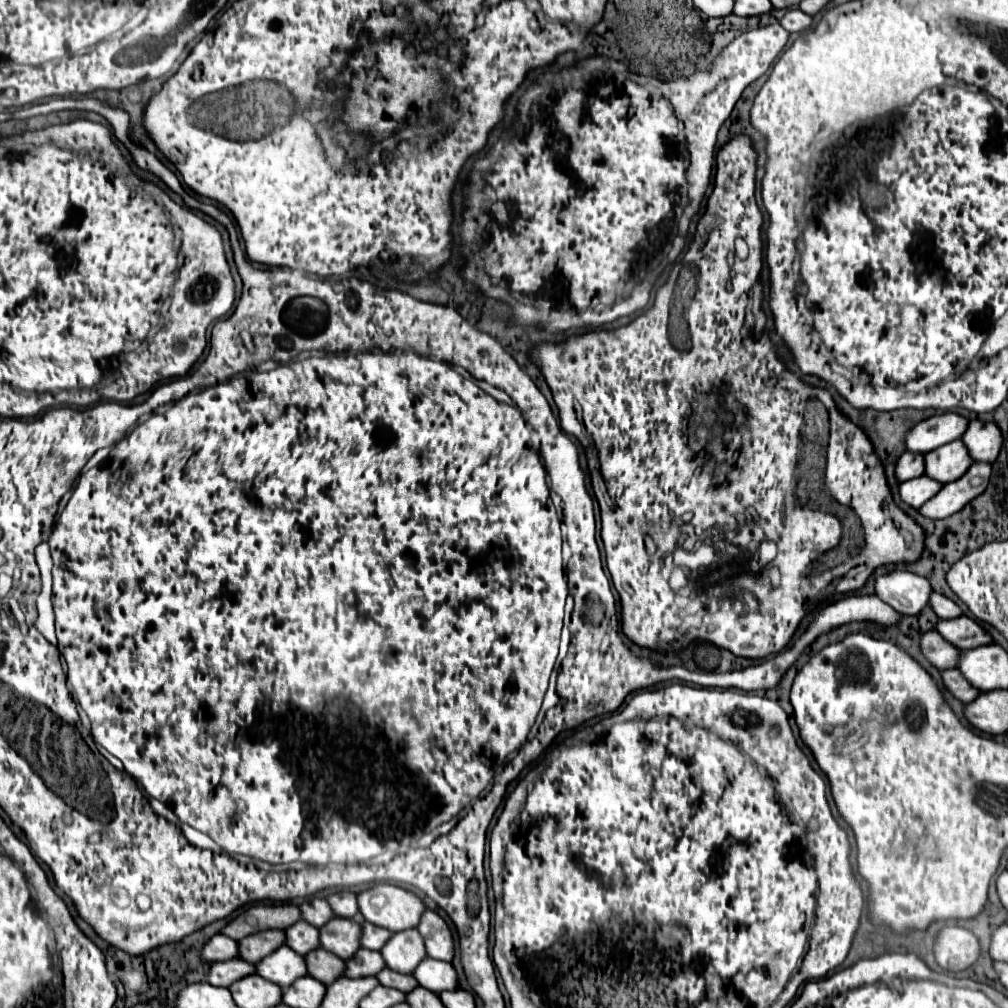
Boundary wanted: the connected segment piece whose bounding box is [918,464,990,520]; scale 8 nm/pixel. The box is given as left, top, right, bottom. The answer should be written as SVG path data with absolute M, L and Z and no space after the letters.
M972 464L962 478L944 484L936 496L932 496L928 502L920 506L918 512L924 518L932 520L948 518L960 512L972 498L982 494L986 490L988 478L990 478L990 464Z

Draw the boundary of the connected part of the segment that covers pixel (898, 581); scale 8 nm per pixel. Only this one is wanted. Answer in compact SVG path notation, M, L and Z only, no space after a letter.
M890 570L876 578L876 596L900 614L918 614L932 592L930 582L908 570Z

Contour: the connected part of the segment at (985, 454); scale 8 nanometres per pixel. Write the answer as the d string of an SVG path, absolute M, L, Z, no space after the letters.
M972 420L960 440L974 462L994 462L1002 446L1002 434L994 422Z

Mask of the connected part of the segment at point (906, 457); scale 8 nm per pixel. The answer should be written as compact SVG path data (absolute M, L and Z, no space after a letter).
M904 452L898 462L896 462L896 480L898 482L906 482L912 480L916 476L924 474L924 464L922 464L924 456L922 454L914 454L914 452Z

